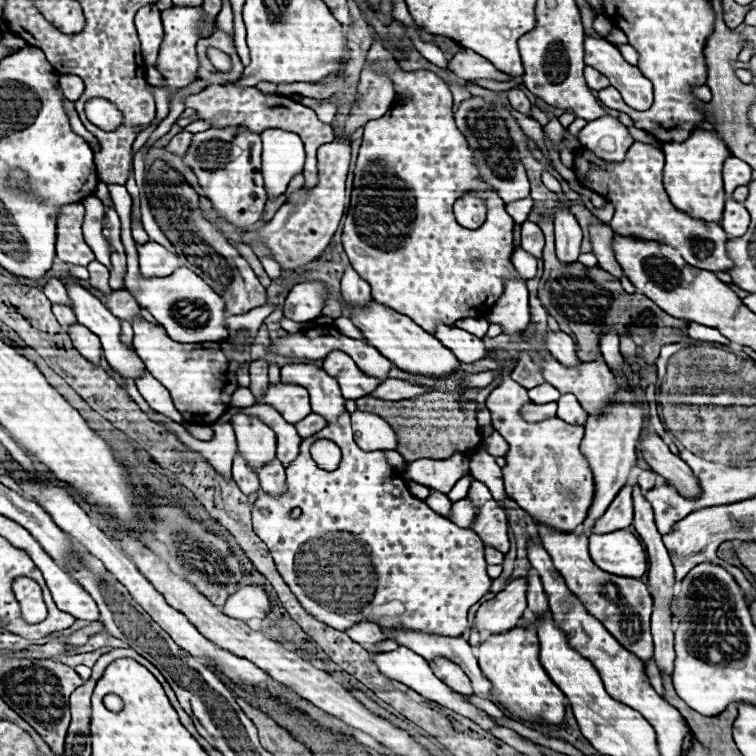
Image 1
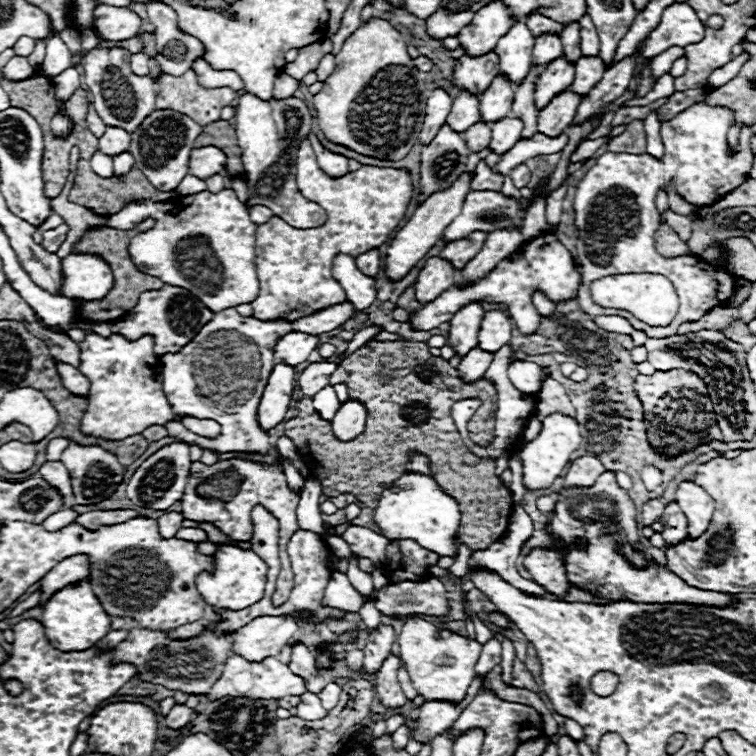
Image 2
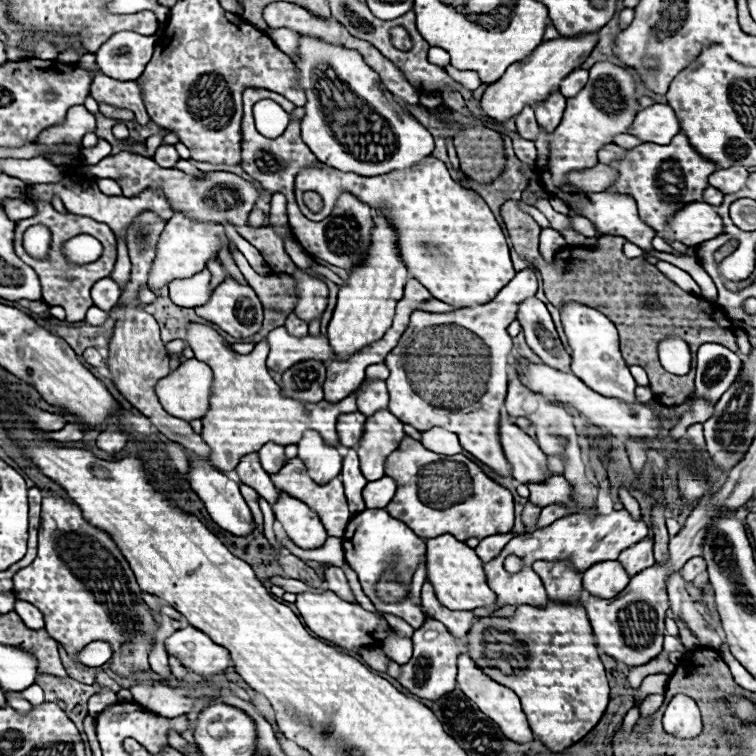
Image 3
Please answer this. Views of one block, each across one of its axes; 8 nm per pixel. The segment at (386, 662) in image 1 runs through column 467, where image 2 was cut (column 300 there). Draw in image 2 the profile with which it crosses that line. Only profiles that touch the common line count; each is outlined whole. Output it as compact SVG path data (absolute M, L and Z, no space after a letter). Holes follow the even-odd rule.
M304 692L300 696L300 704L296 708L298 708L298 716L306 718L306 720L314 720L314 718L324 718L326 716L326 710L322 708L320 698L316 694L312 694L312 692Z

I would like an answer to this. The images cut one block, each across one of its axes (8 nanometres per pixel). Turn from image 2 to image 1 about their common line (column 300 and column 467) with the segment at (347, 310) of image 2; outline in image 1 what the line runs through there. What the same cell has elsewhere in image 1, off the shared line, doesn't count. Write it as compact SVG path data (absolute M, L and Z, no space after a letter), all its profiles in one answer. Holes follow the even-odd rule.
M478 318L478 320L460 320L460 328L462 330L466 330L466 332L470 332L470 334L474 334L474 336L478 336L478 338L484 338L486 336L486 330L488 330L488 320L484 320L484 318Z

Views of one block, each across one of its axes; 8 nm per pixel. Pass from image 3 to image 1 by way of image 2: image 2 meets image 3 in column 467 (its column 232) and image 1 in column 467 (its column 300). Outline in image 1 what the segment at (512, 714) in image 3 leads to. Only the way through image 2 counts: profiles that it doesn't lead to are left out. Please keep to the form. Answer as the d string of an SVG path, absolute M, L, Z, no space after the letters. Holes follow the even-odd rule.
M432 658L428 660L432 672L436 674L436 678L440 678L446 686L450 686L452 690L460 692L460 694L472 694L472 688L470 688L470 680L468 676L462 672L462 668L458 664L454 664L450 658Z

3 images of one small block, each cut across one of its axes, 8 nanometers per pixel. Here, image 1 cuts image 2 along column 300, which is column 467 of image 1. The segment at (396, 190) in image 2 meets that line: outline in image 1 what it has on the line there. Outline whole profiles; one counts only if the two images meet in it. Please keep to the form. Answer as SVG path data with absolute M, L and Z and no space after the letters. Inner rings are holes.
M374 40L372 48L368 50L366 66L386 74L392 80L396 94L404 102L394 104L388 114L364 126L364 142L360 146L354 170L352 206L348 210L342 234L342 244L350 264L372 286L372 300L408 316L428 334L434 334L434 326L438 322L454 324L460 318L482 318L502 296L504 282L508 278L522 280L510 264L510 256L514 252L514 220L506 214L504 202L498 198L498 194L494 194L492 188L478 176L472 150L464 134L454 124L452 92L448 90L448 84L428 70L404 72L380 40ZM394 176L404 184L404 188L392 188ZM464 194L484 198L488 208L486 228L482 226L480 230L468 230L454 220L452 204Z

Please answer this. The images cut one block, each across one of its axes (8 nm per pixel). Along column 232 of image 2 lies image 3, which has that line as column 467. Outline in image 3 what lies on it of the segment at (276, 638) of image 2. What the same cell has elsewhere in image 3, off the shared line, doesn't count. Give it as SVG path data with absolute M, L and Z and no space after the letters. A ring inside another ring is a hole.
M426 616L424 624L414 632L412 642L414 642L414 656L408 664L402 666L402 674L398 682L404 688L408 688L412 694L426 700L436 700L452 692L456 684L456 658L468 652L468 644L464 642L464 638L456 638L440 622Z

